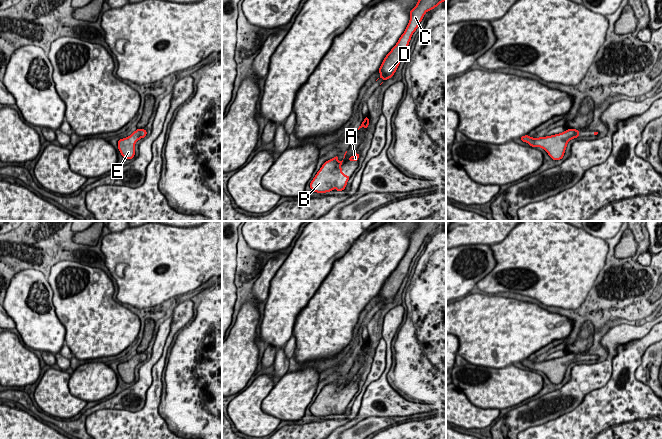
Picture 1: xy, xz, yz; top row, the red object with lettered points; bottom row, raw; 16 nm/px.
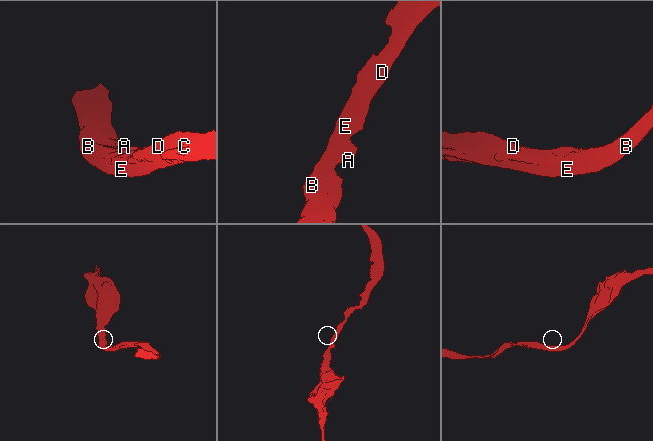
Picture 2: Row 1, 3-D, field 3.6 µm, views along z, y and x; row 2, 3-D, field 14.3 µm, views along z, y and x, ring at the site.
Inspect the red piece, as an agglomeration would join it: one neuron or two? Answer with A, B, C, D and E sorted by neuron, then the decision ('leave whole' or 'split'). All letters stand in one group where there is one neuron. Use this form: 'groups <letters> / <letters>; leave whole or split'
groups A B C D E; leave whole

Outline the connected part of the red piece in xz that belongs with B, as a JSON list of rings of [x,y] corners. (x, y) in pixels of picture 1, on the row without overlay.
[[[338,379],[335,380],[334,382],[326,385],[320,394],[317,396],[315,401],[310,407],[310,412],[317,417],[326,417],[333,415],[334,413],[336,415],[343,415],[347,409],[348,404],[350,403],[350,400],[347,400],[346,398],[342,397],[342,392],[340,391],[342,389],[342,385],[338,385]]]

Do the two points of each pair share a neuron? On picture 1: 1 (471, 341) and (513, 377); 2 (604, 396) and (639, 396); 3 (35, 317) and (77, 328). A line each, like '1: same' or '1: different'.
1: different
2: same
3: different

